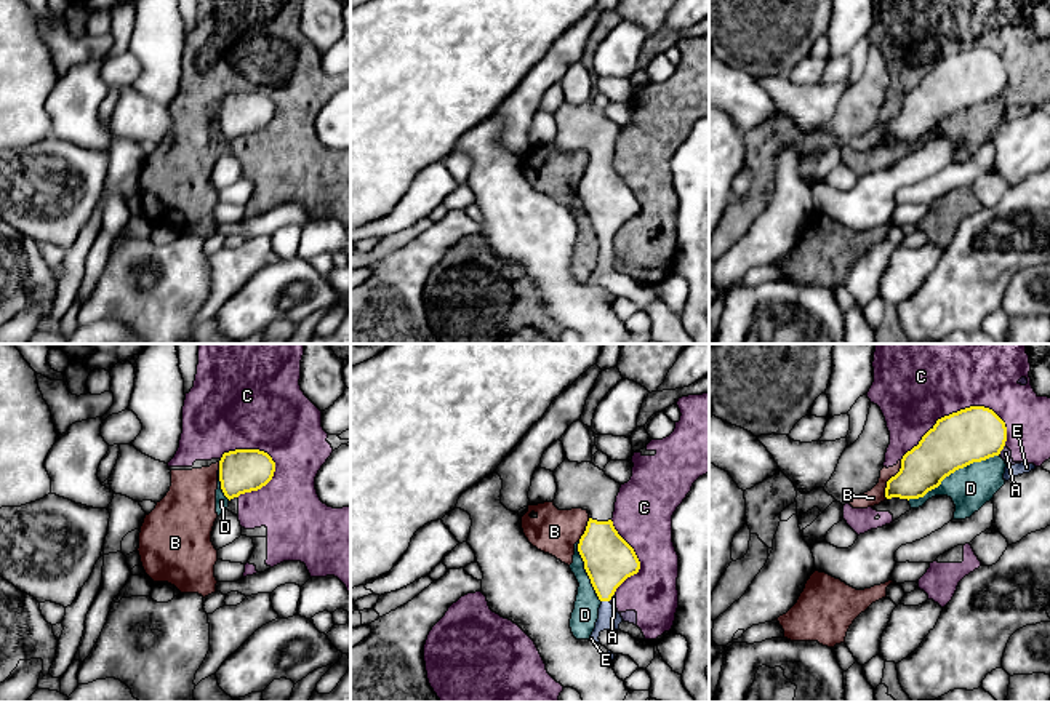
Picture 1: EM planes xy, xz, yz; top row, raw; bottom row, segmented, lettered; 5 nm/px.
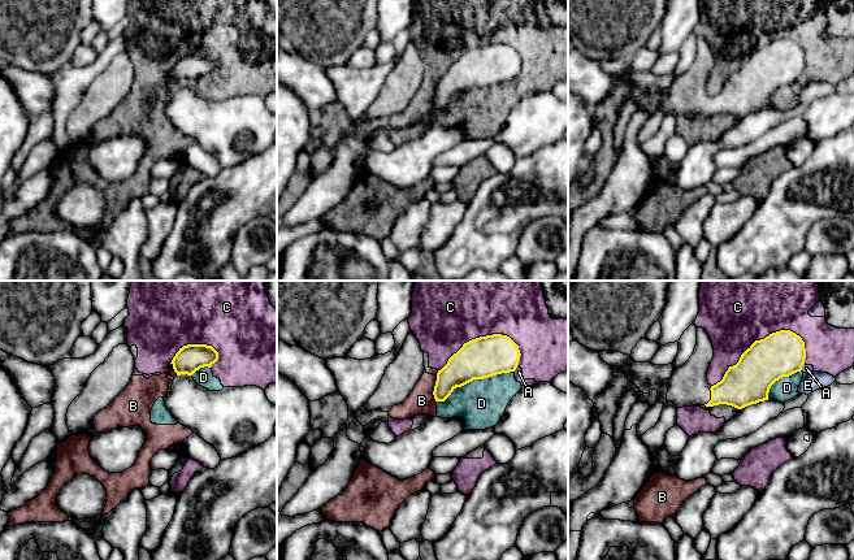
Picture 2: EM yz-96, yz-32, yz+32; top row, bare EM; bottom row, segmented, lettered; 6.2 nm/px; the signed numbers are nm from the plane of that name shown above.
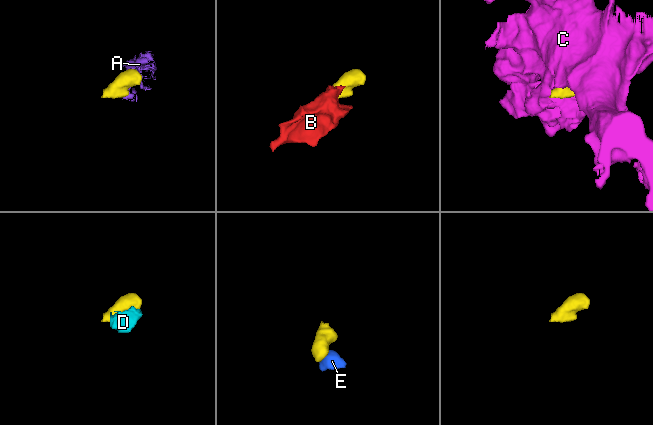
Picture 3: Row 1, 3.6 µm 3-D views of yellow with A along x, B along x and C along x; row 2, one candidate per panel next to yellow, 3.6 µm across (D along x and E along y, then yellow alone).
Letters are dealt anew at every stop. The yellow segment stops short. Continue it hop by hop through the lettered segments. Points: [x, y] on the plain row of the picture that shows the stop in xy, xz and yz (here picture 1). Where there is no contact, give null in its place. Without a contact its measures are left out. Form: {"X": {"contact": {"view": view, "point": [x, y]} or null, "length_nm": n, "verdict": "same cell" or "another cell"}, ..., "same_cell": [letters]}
{"A": {"contact": {"view": "yz", "point": [1002, 90]}, "length_nm": 70, "verdict": "another cell"}, "B": {"contact": {"view": "yz", "point": [889, 122]}, "length_nm": 200, "verdict": "another cell"}, "C": {"contact": {"view": "yz", "point": [953, 55]}, "length_nm": 550, "verdict": "another cell"}, "D": {"contact": {"view": "yz", "point": [953, 114]}, "length_nm": 500, "verdict": "another cell"}, "E": {"contact": {"view": "xz", "point": [605, 242]}, "length_nm": 40, "verdict": "same cell"}, "same_cell": ["E"]}

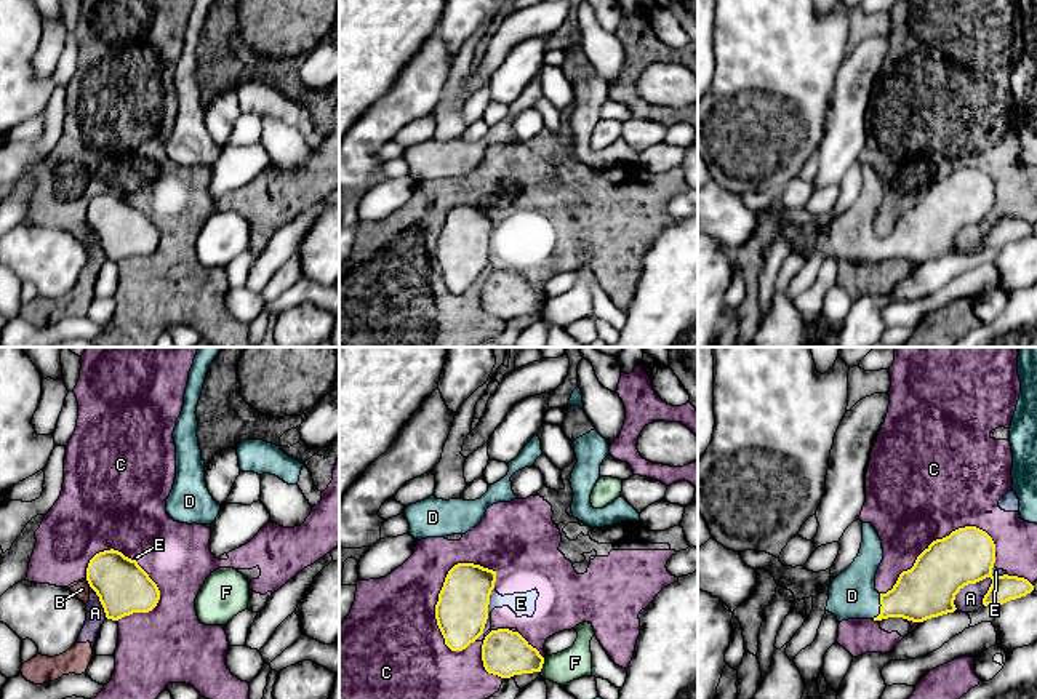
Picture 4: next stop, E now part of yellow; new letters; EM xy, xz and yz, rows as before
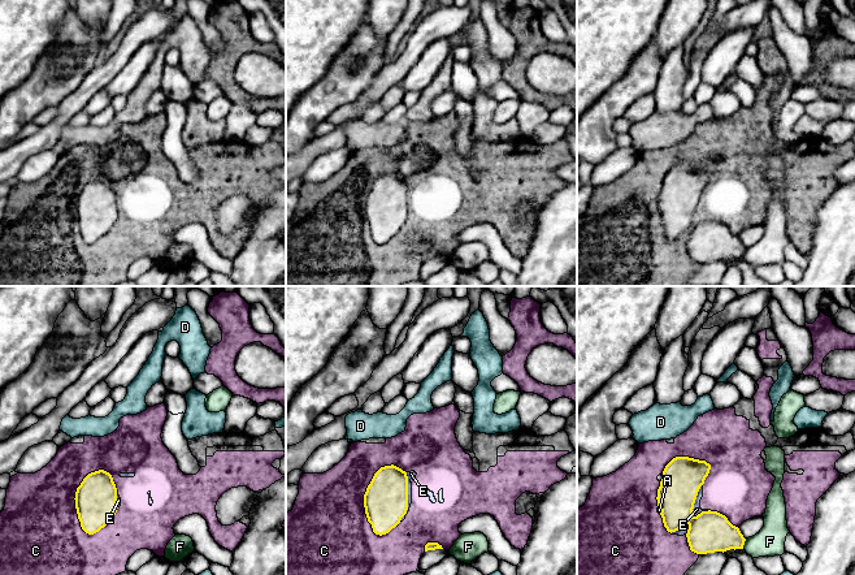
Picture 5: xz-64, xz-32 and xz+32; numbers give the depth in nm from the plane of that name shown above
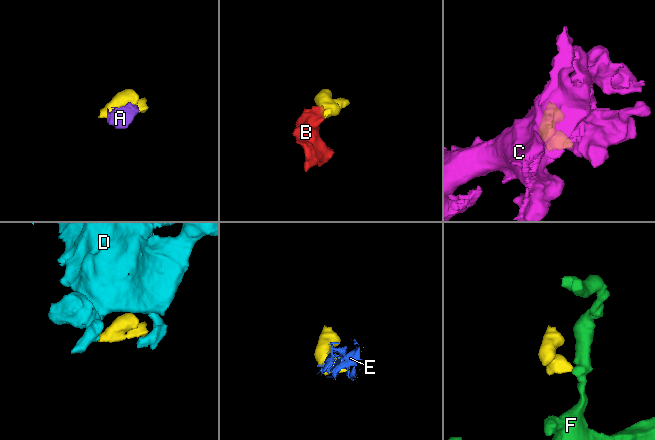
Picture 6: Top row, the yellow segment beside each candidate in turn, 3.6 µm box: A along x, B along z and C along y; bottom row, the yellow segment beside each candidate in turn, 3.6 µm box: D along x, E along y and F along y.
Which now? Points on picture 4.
{"A": {"contact": {"view": "yz", "point": [968, 224]}, "length_nm": 240, "verdict": "another cell"}, "B": {"contact": {"view": "xy", "point": [88, 224]}, "length_nm": 50, "verdict": "another cell"}, "C": {"contact": {"view": "xz", "point": [442, 231]}, "length_nm": 460, "verdict": "another cell"}, "D": {"contact": {"view": "yz", "point": [880, 248]}, "length_nm": 130, "verdict": "same cell"}, "E": {"contact": {"view": "xz", "point": [487, 256]}, "length_nm": 280, "verdict": "another cell"}, "F": {"contact": {"view": "xz", "point": [541, 307]}, "length_nm": 70, "verdict": "another cell"}, "same_cell": ["D"]}

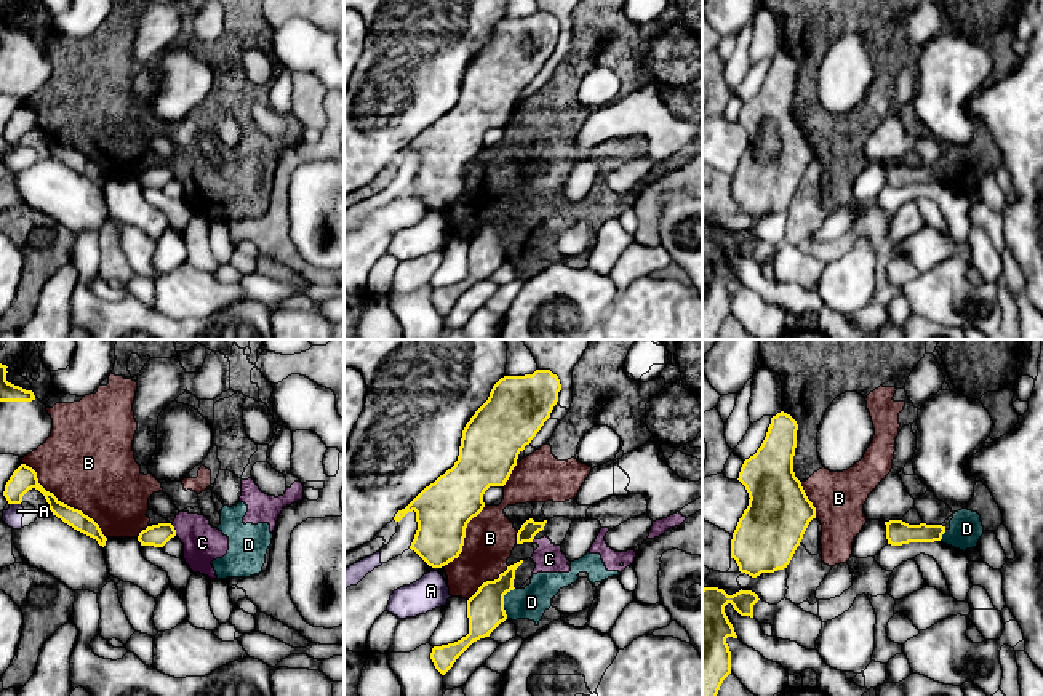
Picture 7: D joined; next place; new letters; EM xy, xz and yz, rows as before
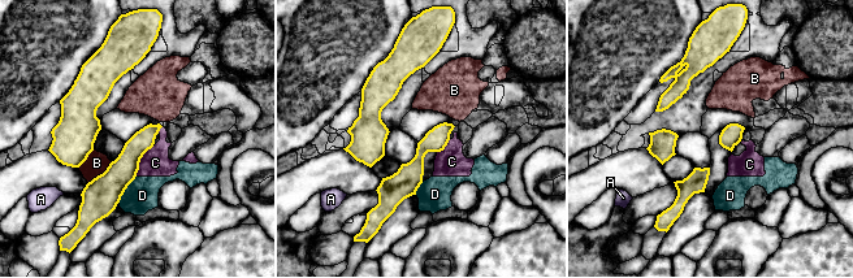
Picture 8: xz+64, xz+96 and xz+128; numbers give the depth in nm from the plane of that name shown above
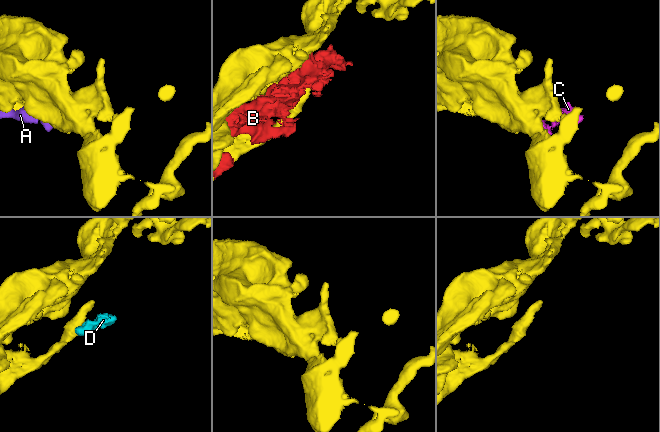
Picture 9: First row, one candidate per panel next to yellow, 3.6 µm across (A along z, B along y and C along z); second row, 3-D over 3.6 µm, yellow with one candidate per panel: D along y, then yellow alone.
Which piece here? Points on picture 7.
{"A": {"contact": {"view": "xy", "point": [15, 144]}, "length_nm": 70, "verdict": "another cell"}, "B": {"contact": {"view": "xy", "point": [63, 144]}, "length_nm": 550, "verdict": "another cell"}, "C": {"contact": {"view": "xy", "point": [175, 172]}, "length_nm": 60, "verdict": "another cell"}, "D": {"contact": {"view": "xz", "point": [503, 244]}, "length_nm": 170, "verdict": "another cell"}, "same_cell": []}

